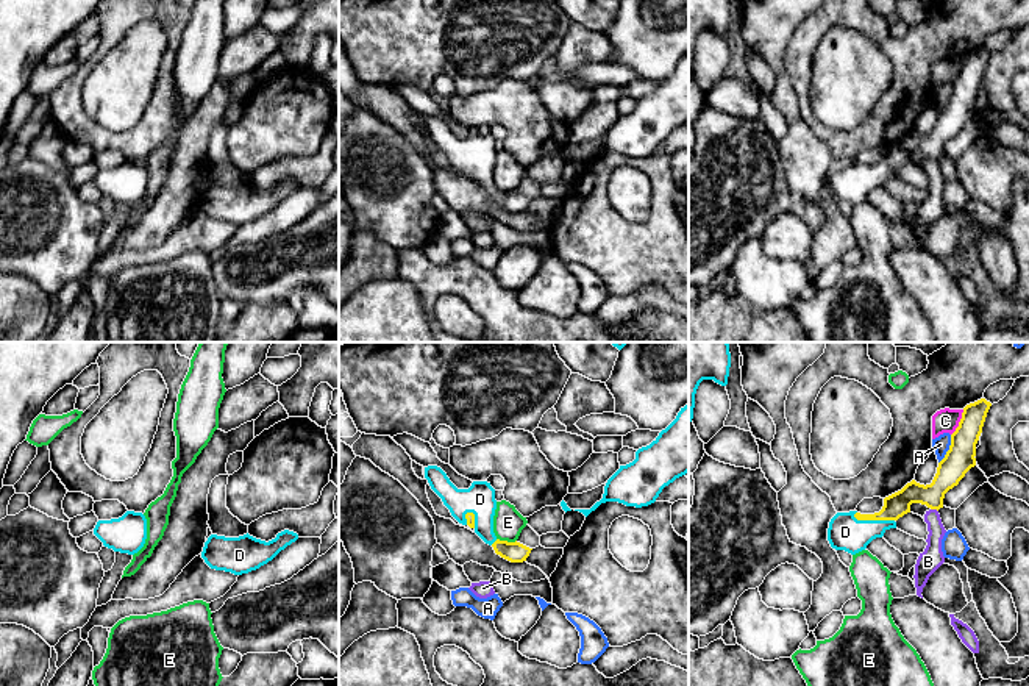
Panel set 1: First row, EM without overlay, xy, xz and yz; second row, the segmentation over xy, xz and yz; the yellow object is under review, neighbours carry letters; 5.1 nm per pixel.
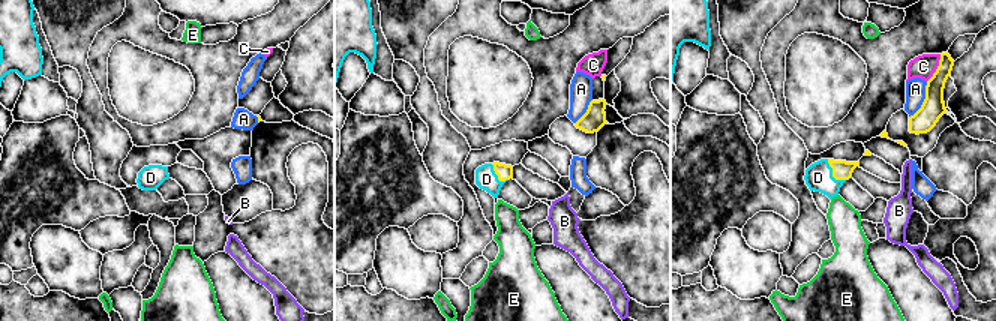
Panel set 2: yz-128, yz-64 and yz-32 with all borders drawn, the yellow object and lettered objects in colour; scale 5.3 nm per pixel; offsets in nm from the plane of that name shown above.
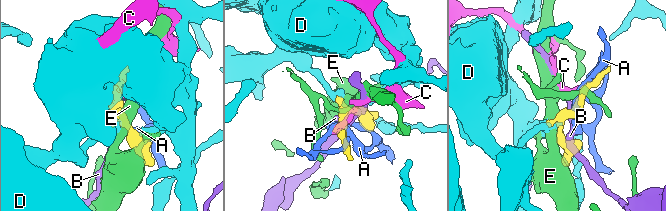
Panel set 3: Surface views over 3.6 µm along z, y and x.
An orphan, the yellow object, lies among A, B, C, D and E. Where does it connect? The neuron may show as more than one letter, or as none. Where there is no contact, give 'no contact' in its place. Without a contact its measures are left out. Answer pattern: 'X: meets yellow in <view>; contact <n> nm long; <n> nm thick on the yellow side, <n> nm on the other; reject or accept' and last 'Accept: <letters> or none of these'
A: meets yellow in yz; contact 170 nm long; 150 nm thick on the yellow side, 90 nm on the other; reject
B: meets yellow in yz; contact 40 nm long; 150 nm thick on the yellow side, 110 nm on the other; reject
C: meets yellow in yz; contact 150 nm long; 150 nm thick on the yellow side, 130 nm on the other; reject
D: meets yellow in yz; contact 220 nm long; 120 nm thick on the yellow side, 180 nm on the other; accept
E: meets yellow in xz; contact 110 nm long; 110 nm thick on the yellow side, 160 nm on the other; reject
Accept: D

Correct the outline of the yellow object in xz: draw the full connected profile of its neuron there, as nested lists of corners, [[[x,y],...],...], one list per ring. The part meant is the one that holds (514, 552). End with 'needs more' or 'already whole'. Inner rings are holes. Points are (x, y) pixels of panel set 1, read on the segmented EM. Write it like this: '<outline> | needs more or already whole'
[[[437,466],[425,467],[425,478],[431,489],[442,498],[451,516],[462,525],[468,525],[495,553],[511,563],[523,563],[529,556],[529,547],[520,542],[500,541],[493,533],[497,509],[495,489],[487,481],[473,481],[468,489],[458,489],[447,473]]] | needs more

